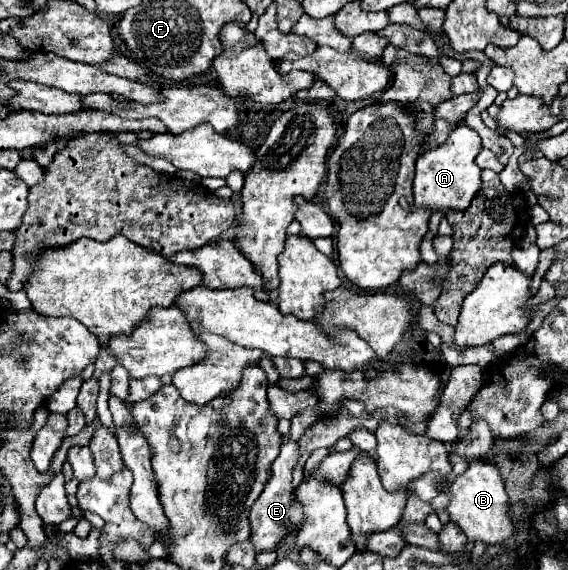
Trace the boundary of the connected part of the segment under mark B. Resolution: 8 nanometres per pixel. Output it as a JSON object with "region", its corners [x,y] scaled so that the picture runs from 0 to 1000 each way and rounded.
{"region":[[[849,807],[827,811],[824,825],[817,832],[803,835],[803,842],[792,853],[785,853],[782,860],[796,867],[796,877],[785,891],[792,902],[792,912],[803,916],[817,930],[824,947],[831,947],[831,951],[849,947],[852,954],[870,958],[905,937],[898,877],[894,877],[880,825],[870,811],[849,811]]]}

